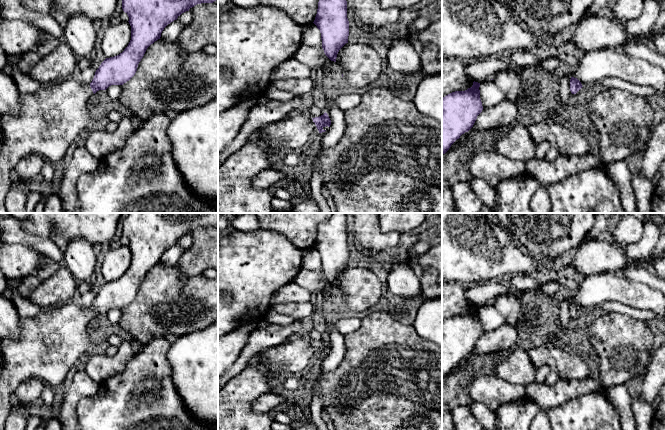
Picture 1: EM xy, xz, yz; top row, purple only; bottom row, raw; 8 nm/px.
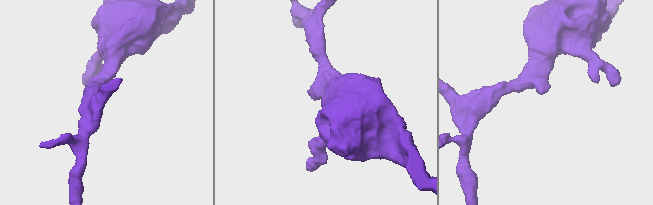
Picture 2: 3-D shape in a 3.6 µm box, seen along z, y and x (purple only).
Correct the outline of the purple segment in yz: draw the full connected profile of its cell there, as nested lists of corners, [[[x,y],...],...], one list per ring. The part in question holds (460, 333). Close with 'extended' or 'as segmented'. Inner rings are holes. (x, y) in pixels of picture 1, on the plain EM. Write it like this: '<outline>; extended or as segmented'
[[[474,305],[467,314],[455,315],[442,322],[442,379],[473,351],[482,336],[479,311],[480,307]]]; as segmented

